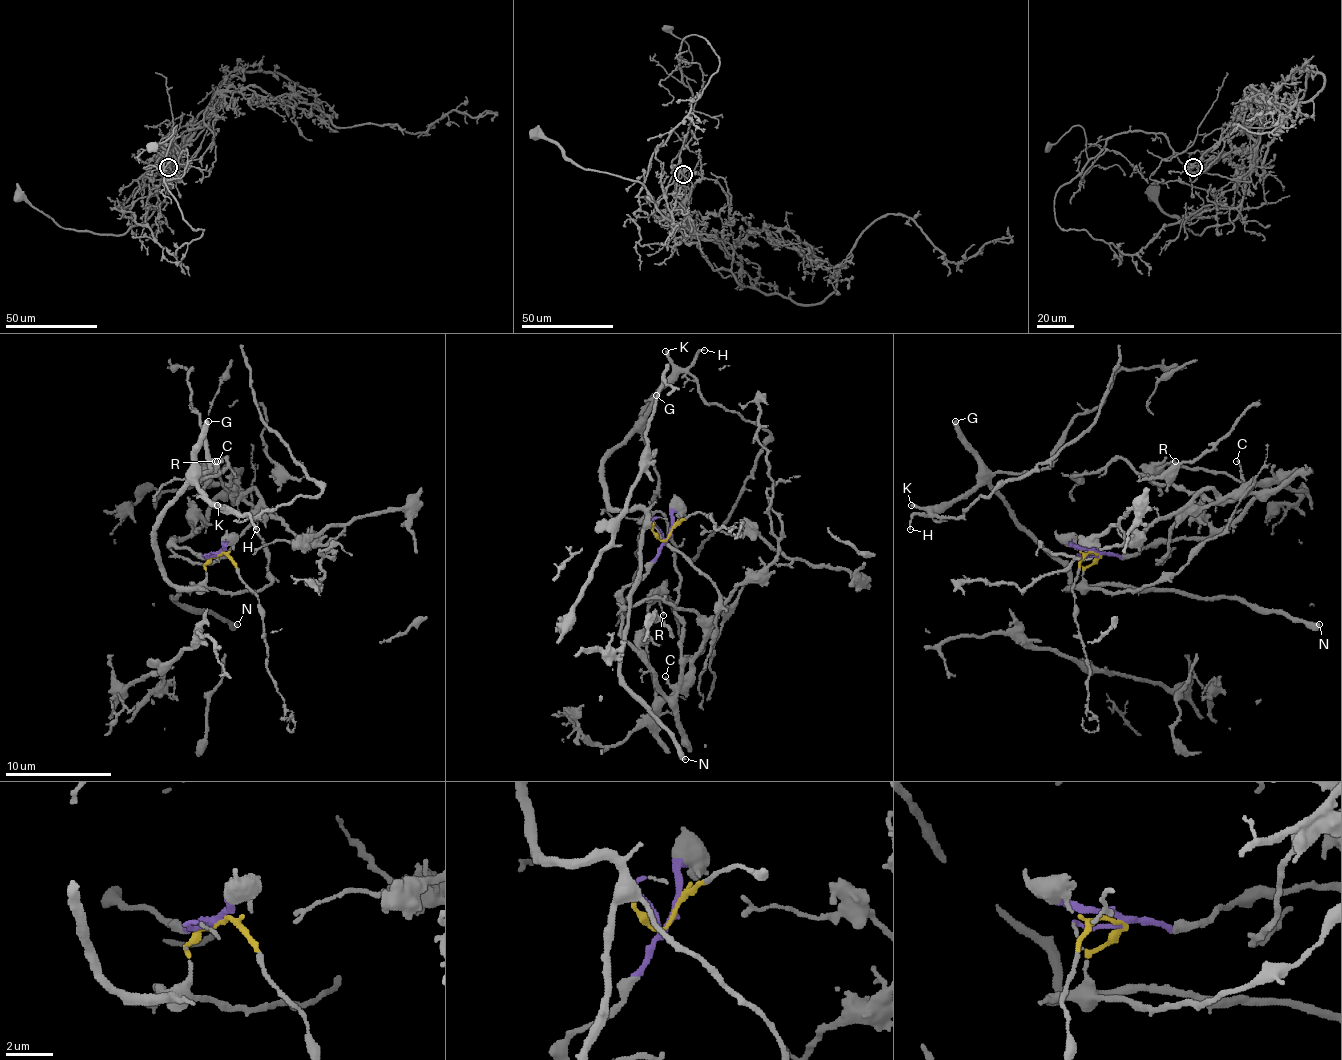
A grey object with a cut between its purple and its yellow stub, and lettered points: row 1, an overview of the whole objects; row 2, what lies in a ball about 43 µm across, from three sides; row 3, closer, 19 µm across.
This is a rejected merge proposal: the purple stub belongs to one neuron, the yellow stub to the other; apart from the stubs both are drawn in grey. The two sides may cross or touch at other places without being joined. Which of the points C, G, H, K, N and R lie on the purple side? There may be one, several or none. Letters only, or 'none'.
C, R

